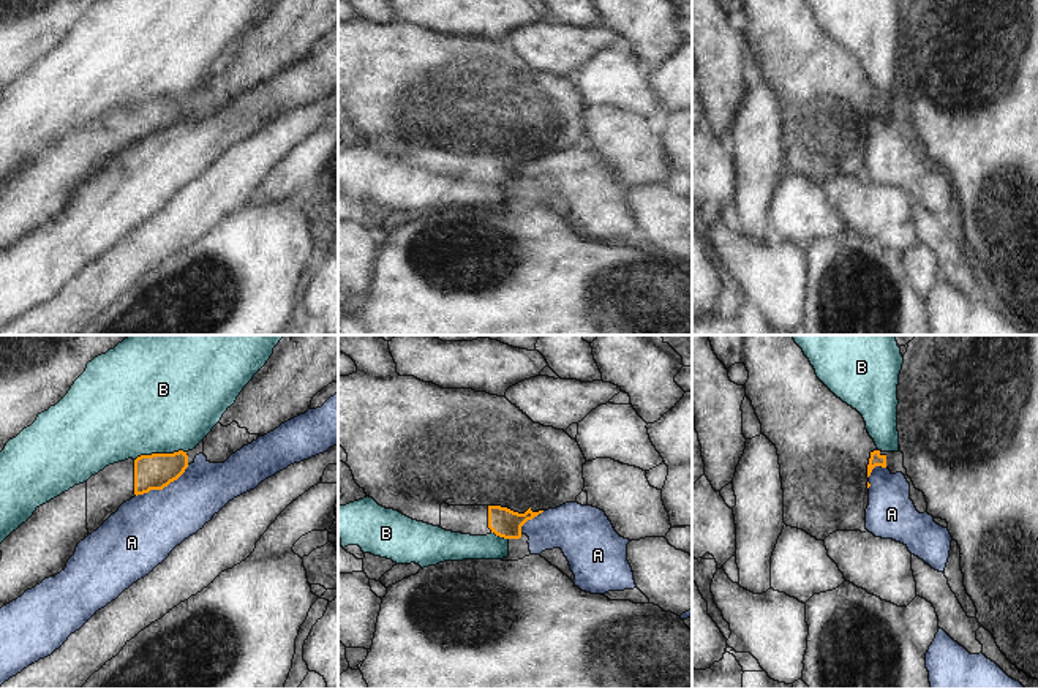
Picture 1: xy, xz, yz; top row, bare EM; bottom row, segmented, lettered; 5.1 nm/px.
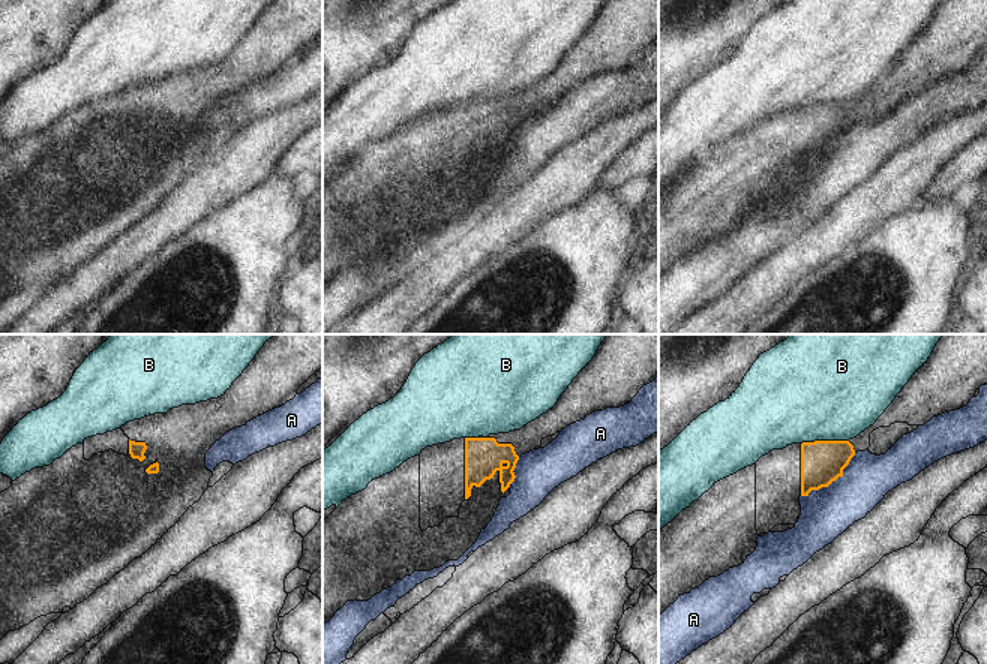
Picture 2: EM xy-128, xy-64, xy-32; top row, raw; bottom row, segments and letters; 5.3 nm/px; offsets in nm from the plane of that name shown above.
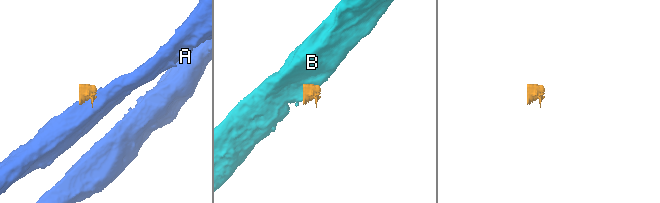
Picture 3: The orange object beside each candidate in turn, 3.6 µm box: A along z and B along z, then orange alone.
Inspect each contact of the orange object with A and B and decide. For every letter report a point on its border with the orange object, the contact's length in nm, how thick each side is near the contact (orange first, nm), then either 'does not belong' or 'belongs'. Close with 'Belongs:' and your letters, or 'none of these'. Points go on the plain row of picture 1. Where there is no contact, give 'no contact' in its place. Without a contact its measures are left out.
A: xy (163, 133) | 320 nm | 180/340 nm | does not belong
B: xy (160, 100) | 260 nm | 180/500 nm | does not belong
Belongs: none of these

